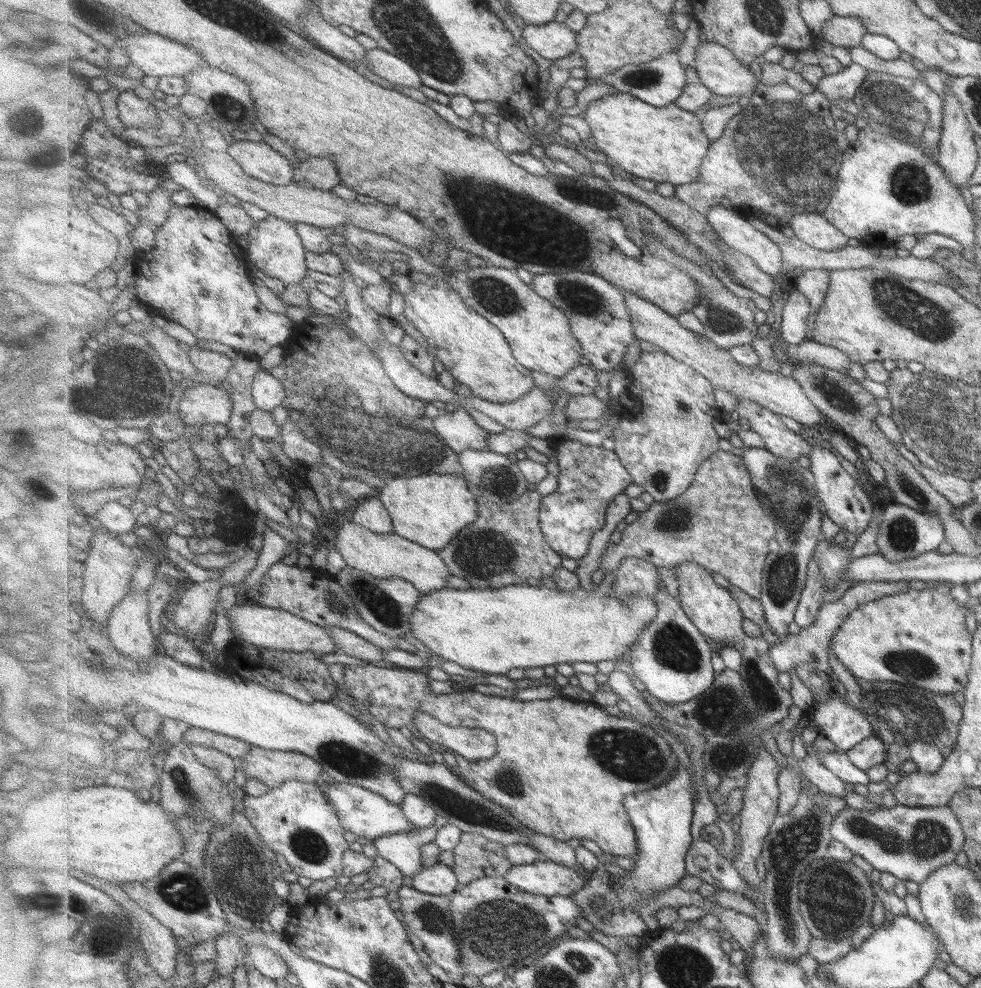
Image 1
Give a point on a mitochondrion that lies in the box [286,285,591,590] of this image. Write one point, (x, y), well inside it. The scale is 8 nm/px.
(372, 437)

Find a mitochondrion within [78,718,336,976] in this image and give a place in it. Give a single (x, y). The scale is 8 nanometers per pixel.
(238, 869)

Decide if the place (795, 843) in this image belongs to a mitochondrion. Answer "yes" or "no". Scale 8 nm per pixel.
yes

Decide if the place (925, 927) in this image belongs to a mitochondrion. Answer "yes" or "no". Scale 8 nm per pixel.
no

